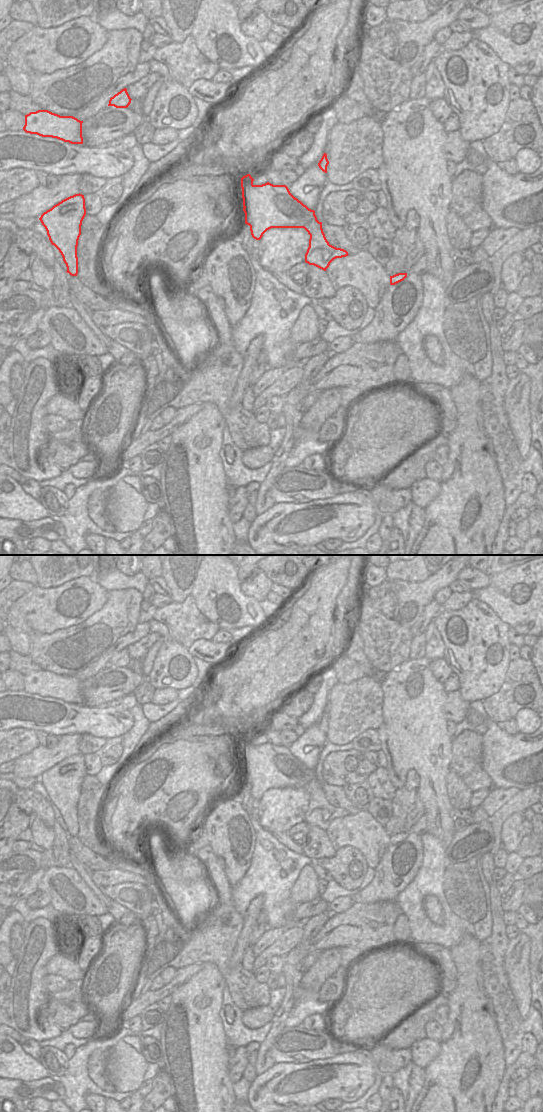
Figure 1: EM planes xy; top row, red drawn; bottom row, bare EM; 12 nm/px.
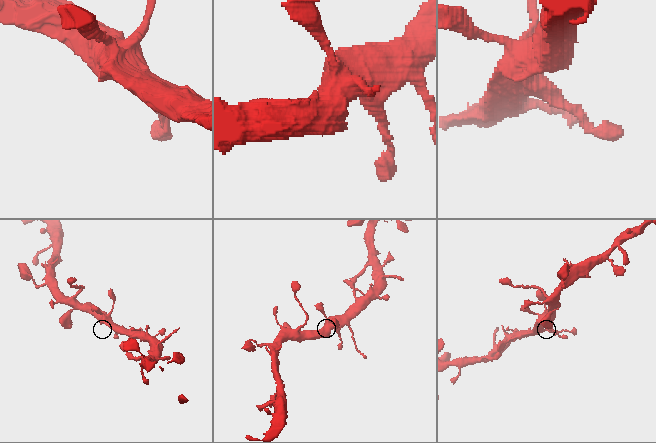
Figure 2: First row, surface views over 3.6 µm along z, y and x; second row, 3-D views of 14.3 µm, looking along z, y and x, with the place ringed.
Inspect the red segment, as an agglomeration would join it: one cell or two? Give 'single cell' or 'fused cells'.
fused cells

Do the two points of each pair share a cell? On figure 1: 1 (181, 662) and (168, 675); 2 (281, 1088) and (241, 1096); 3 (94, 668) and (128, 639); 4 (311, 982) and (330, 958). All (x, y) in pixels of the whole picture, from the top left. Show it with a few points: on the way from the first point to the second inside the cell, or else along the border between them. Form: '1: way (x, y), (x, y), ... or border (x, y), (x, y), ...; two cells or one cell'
1: way (178, 665), (171, 672); one cell
2: border (251, 1083), (246, 1101); two cells
3: way (102, 661), (120, 645); one cell
4: way (316, 976), (328, 964); one cell

